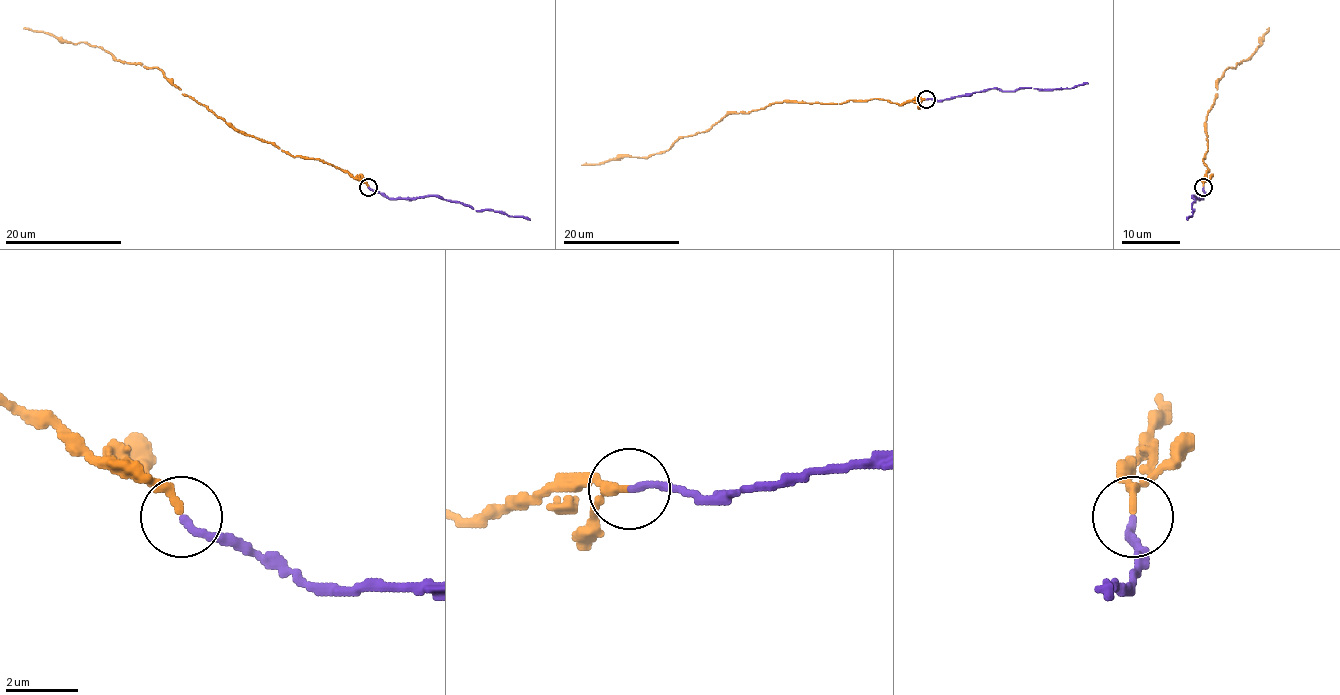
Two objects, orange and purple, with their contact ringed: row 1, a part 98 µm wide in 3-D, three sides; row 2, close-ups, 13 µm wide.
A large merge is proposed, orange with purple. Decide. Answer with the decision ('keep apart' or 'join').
join

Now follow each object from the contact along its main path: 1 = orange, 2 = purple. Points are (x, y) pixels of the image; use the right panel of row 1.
1: (1203, 186), (1208, 170), (1203, 162), (1208, 149), (1206, 114), (1217, 95), (1217, 81), (1257, 49), (1269, 27)
2: (1203, 187), (1205, 193), (1201, 199), (1192, 196), (1195, 199), (1192, 216), (1186, 219)

